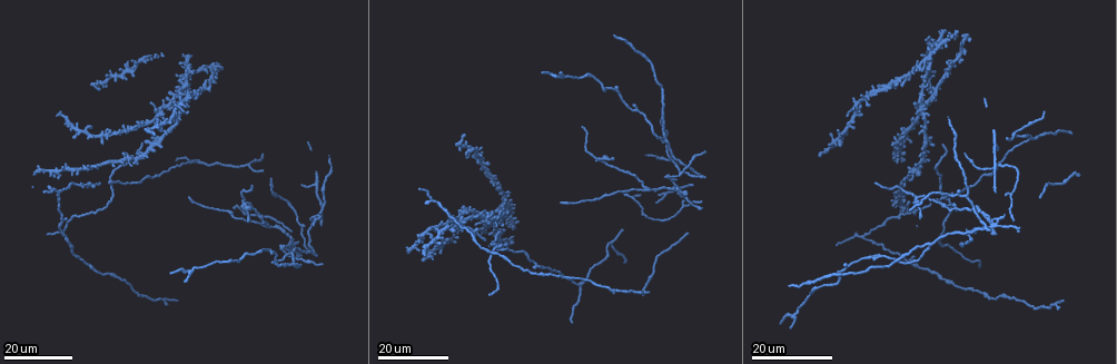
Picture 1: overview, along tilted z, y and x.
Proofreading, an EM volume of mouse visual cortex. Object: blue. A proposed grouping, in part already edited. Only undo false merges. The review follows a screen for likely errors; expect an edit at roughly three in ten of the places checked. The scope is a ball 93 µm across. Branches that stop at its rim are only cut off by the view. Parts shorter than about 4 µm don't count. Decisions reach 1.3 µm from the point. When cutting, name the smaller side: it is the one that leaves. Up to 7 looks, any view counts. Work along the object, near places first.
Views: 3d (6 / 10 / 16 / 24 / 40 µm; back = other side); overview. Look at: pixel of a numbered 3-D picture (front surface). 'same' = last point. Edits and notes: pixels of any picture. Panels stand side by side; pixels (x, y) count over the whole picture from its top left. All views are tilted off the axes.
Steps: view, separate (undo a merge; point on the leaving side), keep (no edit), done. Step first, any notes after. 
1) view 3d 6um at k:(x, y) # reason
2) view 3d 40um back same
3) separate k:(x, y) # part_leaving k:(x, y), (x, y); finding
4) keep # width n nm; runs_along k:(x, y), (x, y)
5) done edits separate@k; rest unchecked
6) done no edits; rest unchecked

view 3d 16um at 1:(930, 244) # three arms meet

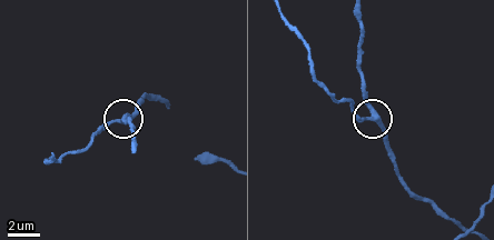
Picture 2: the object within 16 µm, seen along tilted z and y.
view 3d 6um at 2:(375, 113)

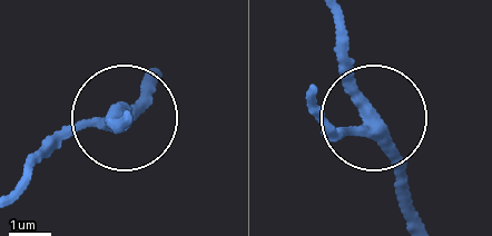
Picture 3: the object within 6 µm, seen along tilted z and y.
keep # side_arm 45 um; runs_along 3:(409, 223), (379, 118), (336, 39); one neuron here

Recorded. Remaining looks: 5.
view 3d 16um at 1:(969, 242) # three arms meet

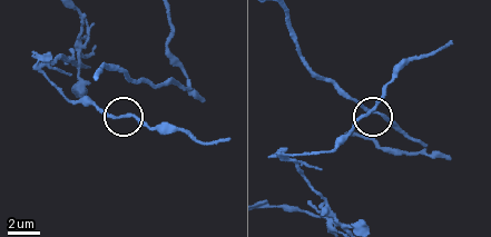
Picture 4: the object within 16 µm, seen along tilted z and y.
view 3d 10um at 4:(128, 115) # zoom in

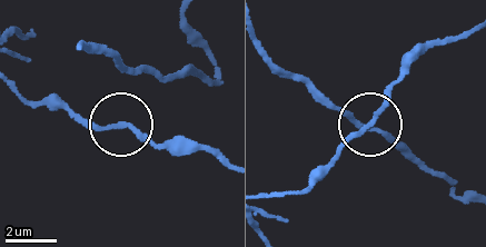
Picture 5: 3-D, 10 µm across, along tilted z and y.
view 3d 10um back at 5:(124, 124)

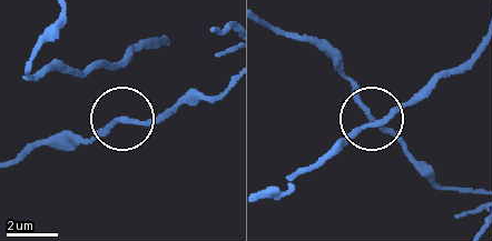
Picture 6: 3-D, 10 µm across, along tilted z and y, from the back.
keep # one neuron here

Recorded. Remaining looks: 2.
view 3d 24um at 1:(969, 194)

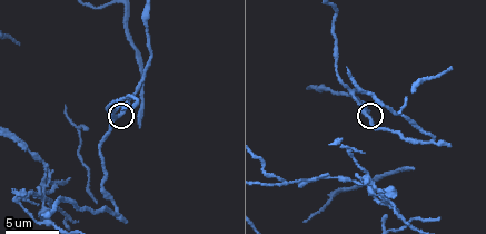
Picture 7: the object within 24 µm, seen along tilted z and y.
view 3d 10um at 7:(365, 111)

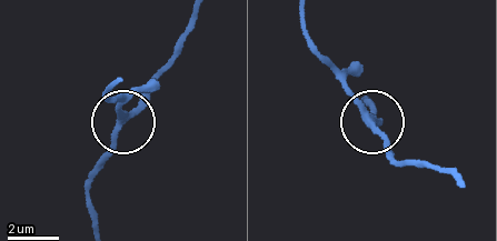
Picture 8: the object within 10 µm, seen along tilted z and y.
keep # runs_along 8:(458, 181), (393, 161), (368, 109), (328, 66); continuous, no second neuron

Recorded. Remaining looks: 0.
done no edits; rest unchecked

